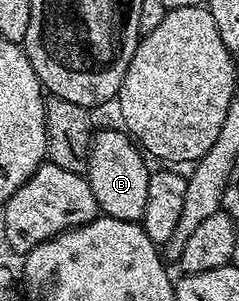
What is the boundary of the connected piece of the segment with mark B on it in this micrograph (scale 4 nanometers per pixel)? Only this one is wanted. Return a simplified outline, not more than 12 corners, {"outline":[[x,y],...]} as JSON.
{"outline":[[123,130],[97,131],[87,178],[97,209],[143,221],[150,164]]}

